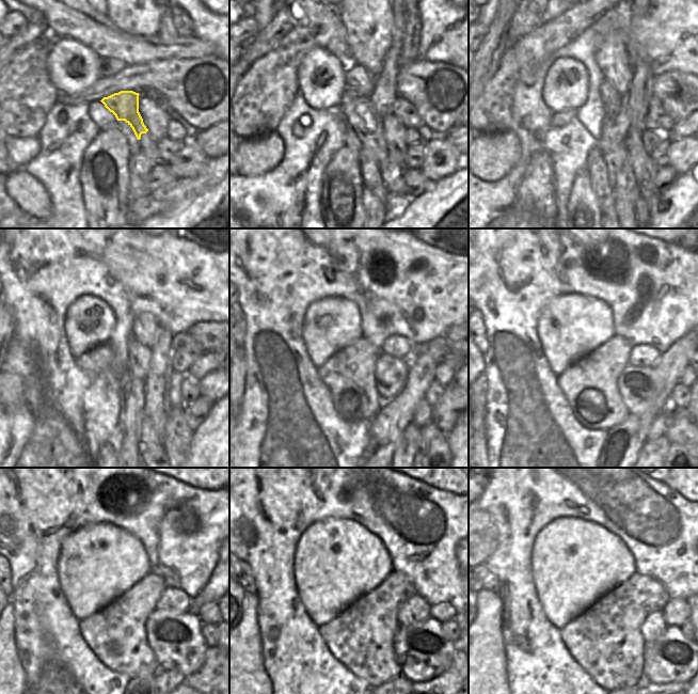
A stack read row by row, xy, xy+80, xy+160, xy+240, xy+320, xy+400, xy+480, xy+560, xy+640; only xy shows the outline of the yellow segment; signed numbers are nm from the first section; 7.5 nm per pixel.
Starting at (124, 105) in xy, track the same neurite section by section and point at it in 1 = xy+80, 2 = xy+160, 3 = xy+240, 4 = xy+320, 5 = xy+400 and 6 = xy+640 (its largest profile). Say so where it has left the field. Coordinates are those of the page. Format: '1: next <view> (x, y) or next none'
1: next xy+80 (359, 113)
2: next xy+160 (616, 157)
3: next xy+240 (152, 445)
4: next none
5: next none
6: next none

